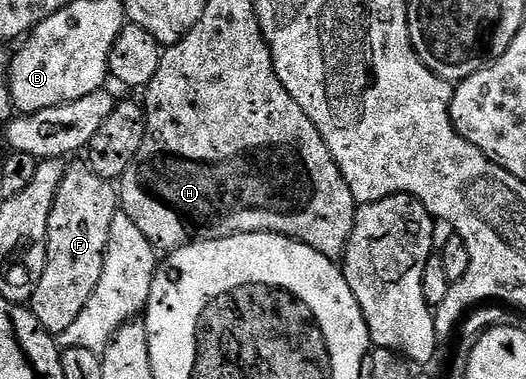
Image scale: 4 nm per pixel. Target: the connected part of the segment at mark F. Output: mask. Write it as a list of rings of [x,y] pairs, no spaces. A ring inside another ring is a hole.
[[[84,161],[66,169],[47,224],[43,276],[31,299],[33,315],[48,334],[67,332],[87,300],[91,300],[91,292],[95,292],[99,276],[103,276],[111,220],[115,220],[117,213],[119,190],[110,179],[99,177]]]

